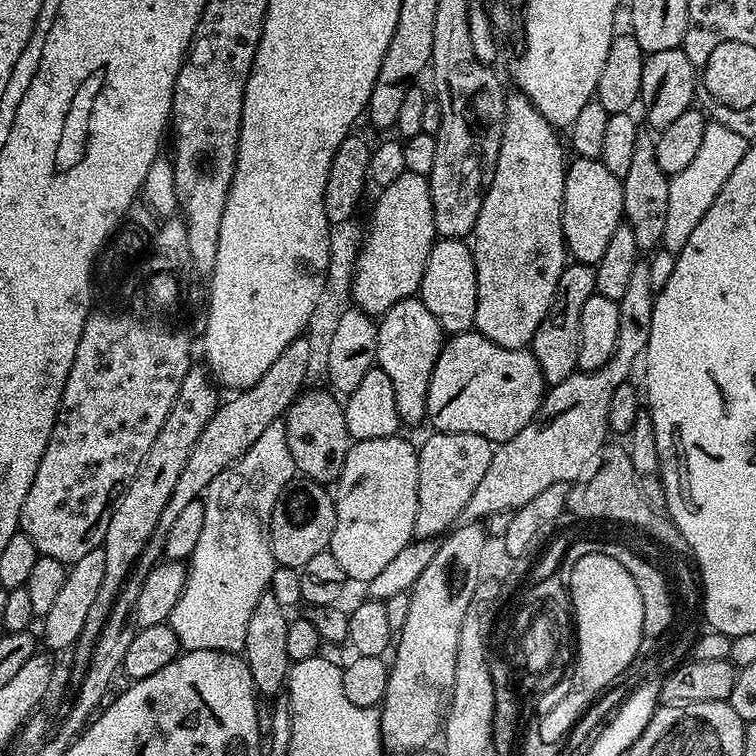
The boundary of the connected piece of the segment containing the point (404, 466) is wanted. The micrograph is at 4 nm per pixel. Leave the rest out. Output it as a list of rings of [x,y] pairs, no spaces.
[[[397,434],[355,441],[346,454],[340,479],[334,485],[336,521],[330,551],[334,558],[338,558],[338,566],[342,566],[349,581],[367,582],[377,577],[416,536],[414,518],[418,510],[418,448],[415,443],[412,445],[402,437]]]

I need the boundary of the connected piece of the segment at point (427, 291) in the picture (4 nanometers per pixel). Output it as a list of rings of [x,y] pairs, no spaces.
[[[437,239],[430,250],[430,258],[426,258],[426,270],[422,274],[418,299],[438,318],[441,328],[445,333],[455,334],[467,332],[476,323],[476,271],[471,247],[464,240]]]

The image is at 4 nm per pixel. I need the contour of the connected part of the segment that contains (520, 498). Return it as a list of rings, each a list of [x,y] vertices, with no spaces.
[[[637,259],[634,271],[630,273],[630,283],[626,286],[626,294],[618,301],[618,342],[614,346],[614,354],[610,354],[610,362],[606,366],[595,368],[593,372],[576,371],[566,382],[551,385],[544,393],[538,414],[514,438],[499,445],[490,458],[490,466],[482,482],[478,482],[474,494],[470,494],[470,502],[466,502],[463,519],[468,522],[484,522],[488,516],[498,511],[513,511],[526,506],[530,498],[534,498],[546,486],[554,486],[554,482],[571,482],[582,474],[582,466],[598,454],[598,450],[609,439],[608,415],[610,400],[618,386],[629,383],[633,379],[632,371],[637,371],[645,350],[650,342],[650,322],[654,322],[654,302],[656,292],[650,282],[650,266],[647,259]]]

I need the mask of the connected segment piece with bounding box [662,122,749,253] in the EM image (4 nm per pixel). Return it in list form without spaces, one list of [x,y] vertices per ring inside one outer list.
[[[710,122],[706,126],[706,135],[702,138],[702,147],[698,149],[698,155],[694,162],[686,166],[676,176],[668,181],[670,186],[670,202],[666,205],[666,230],[662,241],[663,247],[669,252],[680,252],[686,242],[690,242],[690,234],[694,234],[694,226],[702,222],[706,210],[714,206],[714,198],[718,198],[718,190],[726,186],[726,178],[734,174],[734,166],[746,154],[749,141],[742,134],[734,134],[730,126],[722,126]]]

